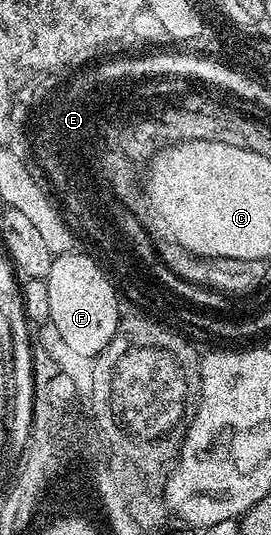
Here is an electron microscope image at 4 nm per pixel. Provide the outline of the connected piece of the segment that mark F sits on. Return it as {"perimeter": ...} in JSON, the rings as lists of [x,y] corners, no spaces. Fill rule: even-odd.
{"perimeter":[[[78,253],[57,255],[45,278],[48,284],[49,323],[60,332],[64,343],[68,344],[72,351],[95,359],[118,330],[119,291],[111,275],[89,253]]]}

